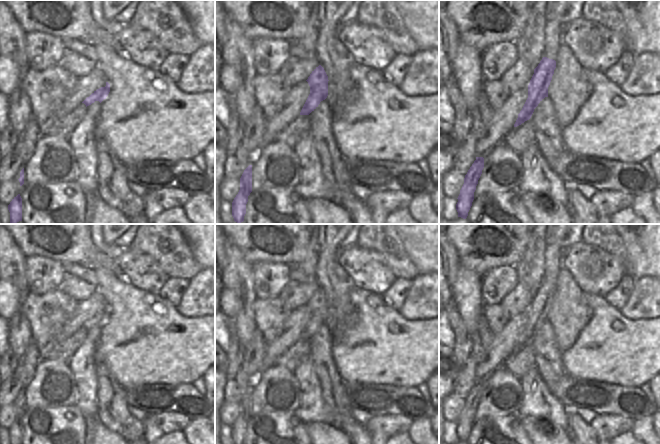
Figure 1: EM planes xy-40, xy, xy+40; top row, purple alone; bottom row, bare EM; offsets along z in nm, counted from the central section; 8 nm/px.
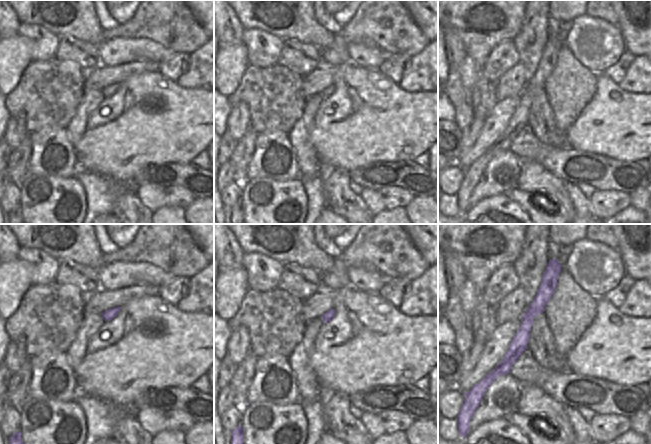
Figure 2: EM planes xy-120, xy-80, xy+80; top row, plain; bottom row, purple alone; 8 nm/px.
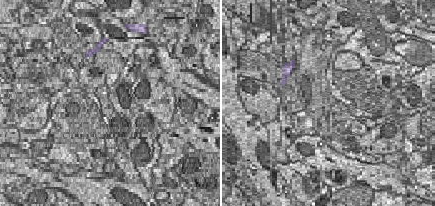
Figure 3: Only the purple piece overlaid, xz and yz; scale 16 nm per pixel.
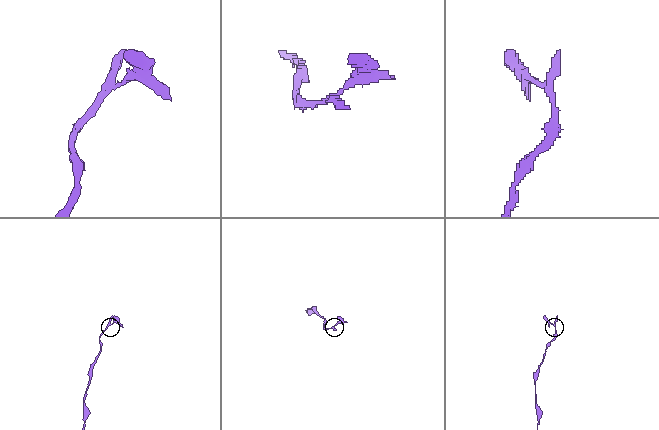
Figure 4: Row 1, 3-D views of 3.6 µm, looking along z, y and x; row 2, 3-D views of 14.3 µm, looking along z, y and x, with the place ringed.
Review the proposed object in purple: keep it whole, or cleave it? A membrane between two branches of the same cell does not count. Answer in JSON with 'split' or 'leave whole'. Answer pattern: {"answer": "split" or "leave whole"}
{"answer": "split"}

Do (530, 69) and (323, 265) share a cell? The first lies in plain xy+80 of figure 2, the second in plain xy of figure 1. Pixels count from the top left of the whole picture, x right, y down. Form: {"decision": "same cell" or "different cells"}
{"decision": "different cells"}

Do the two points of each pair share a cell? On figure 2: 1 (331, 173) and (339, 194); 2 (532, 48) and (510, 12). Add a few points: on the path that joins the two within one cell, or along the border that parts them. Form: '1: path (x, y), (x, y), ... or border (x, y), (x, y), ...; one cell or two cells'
1: path (334, 178), (337, 189); one cell
2: border (525, 10), (520, 30), (512, 40); two cells

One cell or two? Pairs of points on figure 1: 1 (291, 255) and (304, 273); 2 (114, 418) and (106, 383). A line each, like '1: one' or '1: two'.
1: two
2: one

